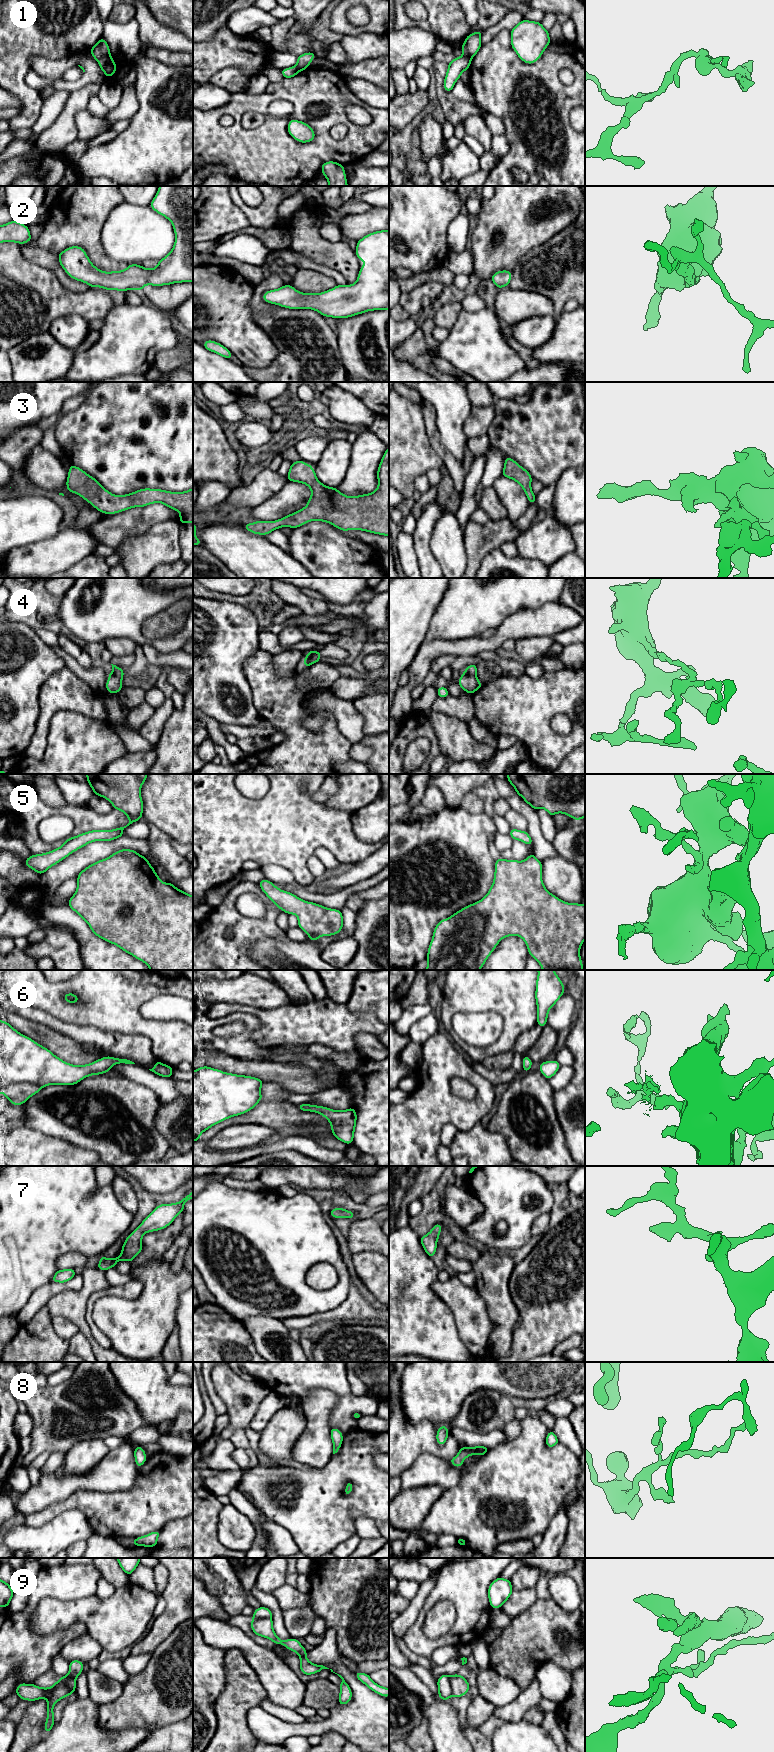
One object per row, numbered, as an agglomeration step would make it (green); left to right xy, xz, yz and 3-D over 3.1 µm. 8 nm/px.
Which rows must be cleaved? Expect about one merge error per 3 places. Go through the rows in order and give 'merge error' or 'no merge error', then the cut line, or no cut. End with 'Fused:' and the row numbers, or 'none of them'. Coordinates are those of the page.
1: merge error; cut xy (109, 53), (97, 60)
2: no merge error; cut none
3: no merge error; cut none
4: merge error; cut xz (316, 651), (311, 658), (310, 664)
5: no merge error; cut none
6: no merge error; cut none
7: no merge error; cut none
8: no merge error; cut none
9: merge error; cut yz (449, 1676), (453, 1695)
Fused: 1, 4, 9

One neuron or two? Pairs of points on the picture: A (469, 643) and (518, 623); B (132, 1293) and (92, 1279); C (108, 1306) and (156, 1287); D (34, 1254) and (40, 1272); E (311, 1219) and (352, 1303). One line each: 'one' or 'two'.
A: one
B: two
C: one
D: one
E: two

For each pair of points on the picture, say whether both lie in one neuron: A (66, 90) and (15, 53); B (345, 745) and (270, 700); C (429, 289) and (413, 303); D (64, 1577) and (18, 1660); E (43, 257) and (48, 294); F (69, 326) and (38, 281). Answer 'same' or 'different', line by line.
A: different
B: same
C: same
D: same
E: different
F: different

